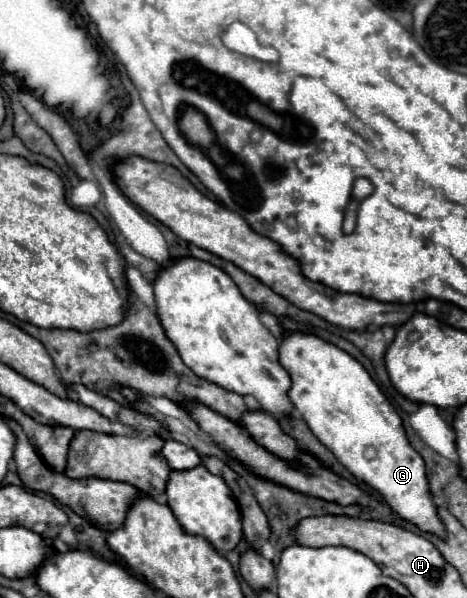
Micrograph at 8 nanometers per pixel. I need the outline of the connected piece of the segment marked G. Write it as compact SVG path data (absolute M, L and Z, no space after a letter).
M299 330L287 332L281 338L279 364L291 376L289 400L315 438L327 446L357 480L363 480L383 494L403 520L443 538L445 530L431 502L423 458L407 442L399 414L367 370L335 344Z

